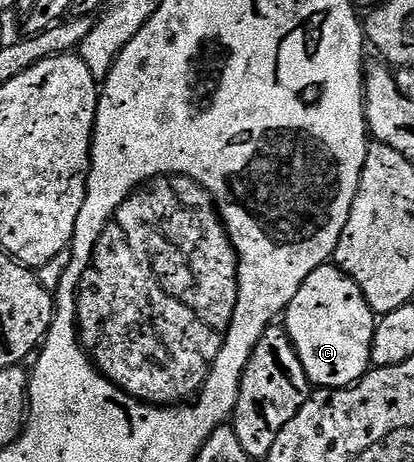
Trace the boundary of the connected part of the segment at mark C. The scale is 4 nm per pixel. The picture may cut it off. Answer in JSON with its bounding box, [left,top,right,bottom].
[285,265,377,389]

